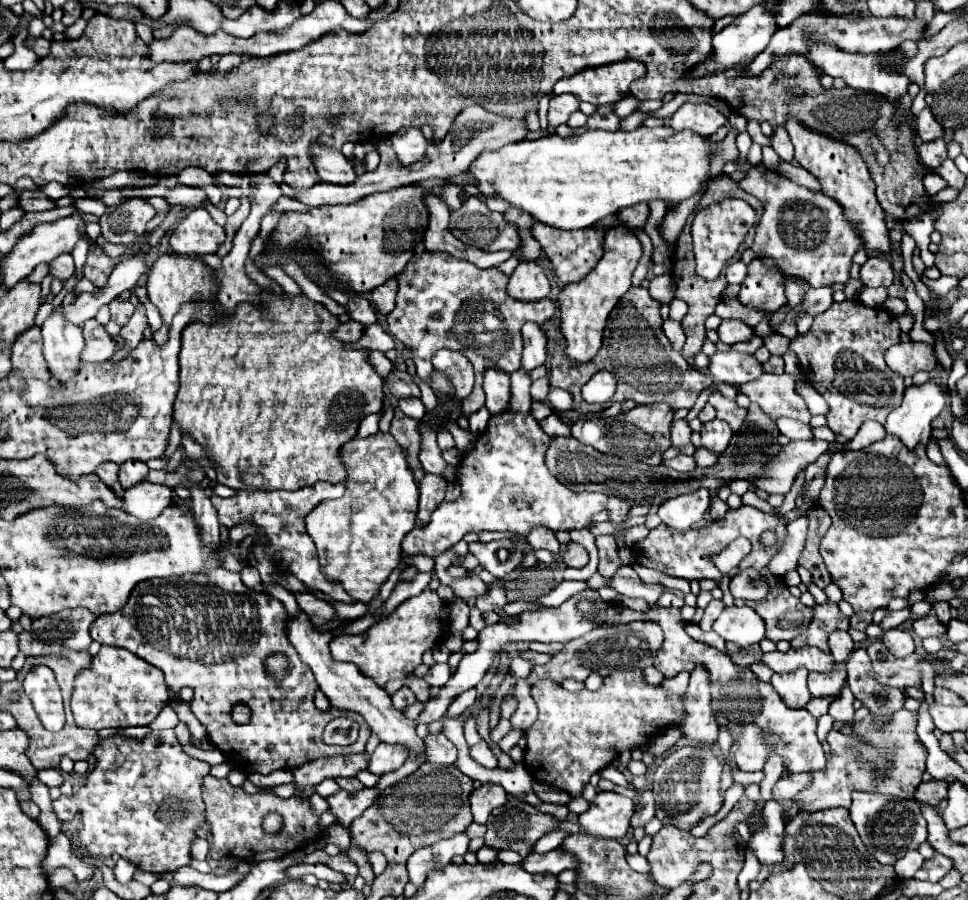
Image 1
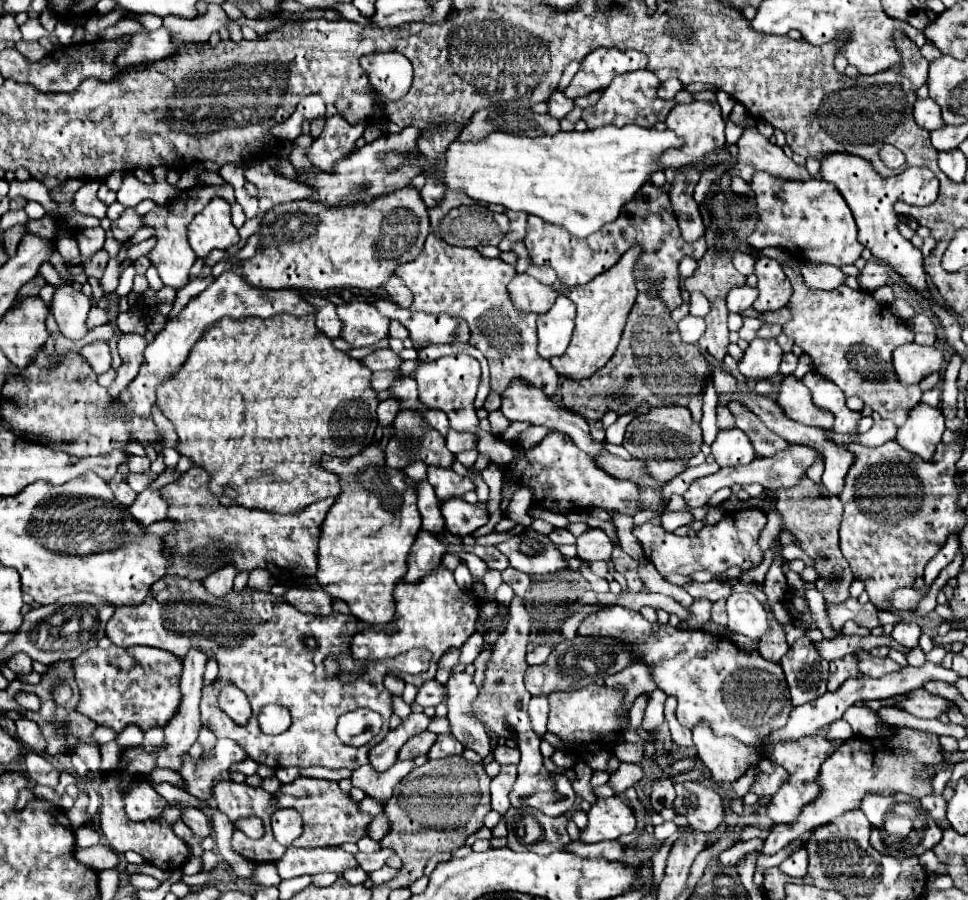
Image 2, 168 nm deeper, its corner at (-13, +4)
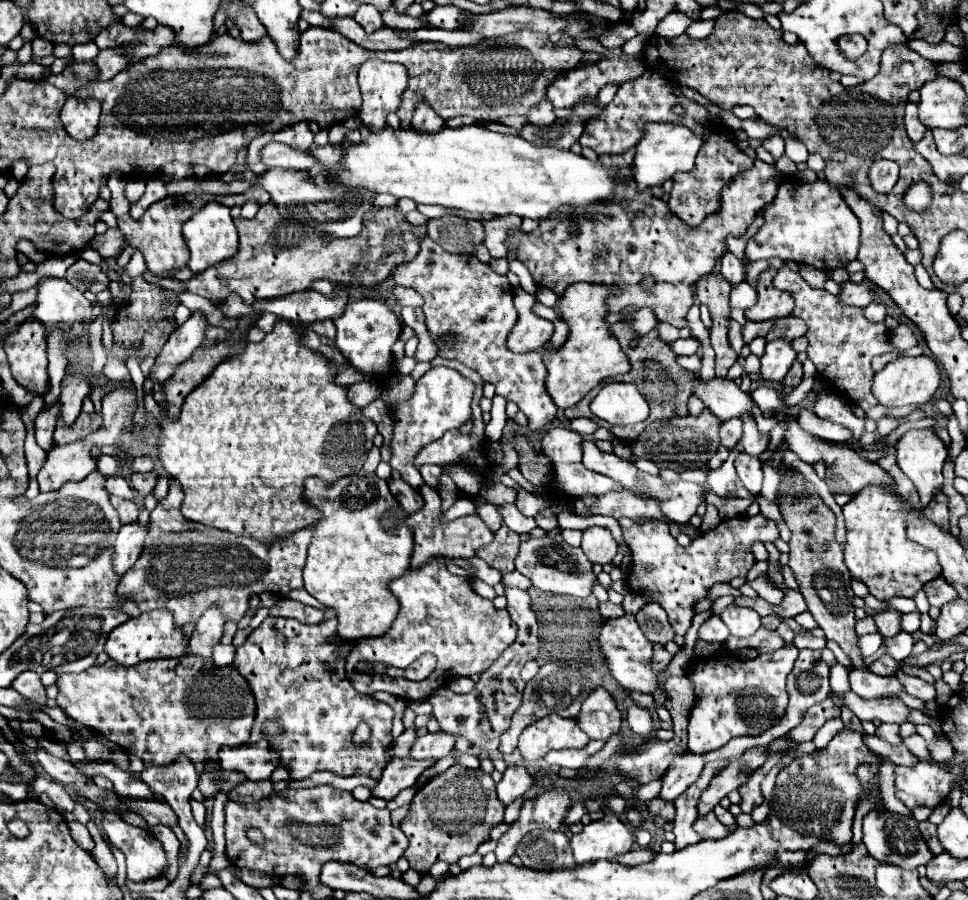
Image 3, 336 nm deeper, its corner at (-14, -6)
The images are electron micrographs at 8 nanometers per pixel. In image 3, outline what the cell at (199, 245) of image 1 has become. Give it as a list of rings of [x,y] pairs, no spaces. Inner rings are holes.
[[[210,202],[208,206],[204,206],[200,212],[196,212],[182,228],[184,232],[184,240],[190,248],[190,260],[188,260],[188,268],[192,268],[194,272],[202,272],[218,262],[224,262],[228,258],[232,258],[238,252],[238,230],[234,226],[234,220],[230,216],[230,208],[218,202]]]

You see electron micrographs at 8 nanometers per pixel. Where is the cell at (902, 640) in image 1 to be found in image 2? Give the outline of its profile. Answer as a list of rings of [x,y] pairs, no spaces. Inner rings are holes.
[[[899,622],[893,632],[891,632],[891,638],[903,646],[909,646],[909,648],[917,648],[919,646],[919,634],[921,634],[921,628],[919,624],[915,622]]]

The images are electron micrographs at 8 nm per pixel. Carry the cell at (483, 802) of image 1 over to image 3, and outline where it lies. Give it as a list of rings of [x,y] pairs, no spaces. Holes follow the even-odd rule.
[[[508,766],[502,774],[502,780],[496,784],[498,800],[508,806],[520,798],[532,786],[532,776],[524,766]]]

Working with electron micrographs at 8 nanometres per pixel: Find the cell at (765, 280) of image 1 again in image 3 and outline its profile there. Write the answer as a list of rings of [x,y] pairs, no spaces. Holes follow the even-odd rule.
[[[766,270],[758,276],[758,302],[756,306],[746,310],[746,318],[752,322],[762,322],[762,320],[776,320],[776,318],[784,318],[792,312],[794,308],[794,300],[792,296],[788,296],[788,292],[780,292],[778,288],[774,288],[774,276],[776,270]]]

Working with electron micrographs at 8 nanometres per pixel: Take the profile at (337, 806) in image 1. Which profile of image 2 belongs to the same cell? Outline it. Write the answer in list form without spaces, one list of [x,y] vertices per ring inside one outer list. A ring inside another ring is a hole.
[[[397,760],[385,772],[377,772],[369,764],[365,764],[353,772],[351,782],[353,782],[353,786],[365,790],[367,796],[371,796],[379,802],[385,802],[387,798],[391,798],[395,784],[401,782],[411,770],[413,770],[413,760]]]

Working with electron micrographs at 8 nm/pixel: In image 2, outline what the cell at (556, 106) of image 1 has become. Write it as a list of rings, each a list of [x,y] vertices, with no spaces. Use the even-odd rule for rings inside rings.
[[[555,90],[547,100],[547,114],[553,118],[565,118],[573,110],[573,100],[569,100],[563,92]]]

